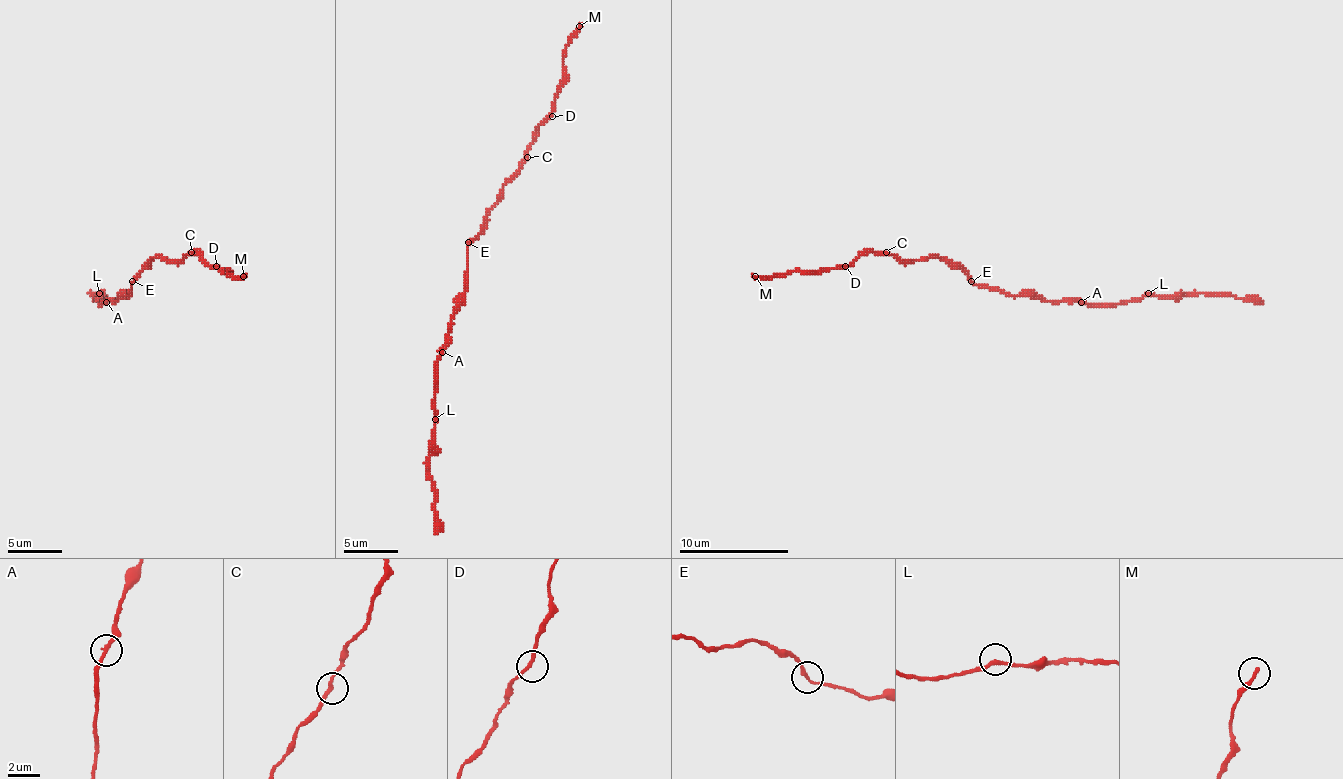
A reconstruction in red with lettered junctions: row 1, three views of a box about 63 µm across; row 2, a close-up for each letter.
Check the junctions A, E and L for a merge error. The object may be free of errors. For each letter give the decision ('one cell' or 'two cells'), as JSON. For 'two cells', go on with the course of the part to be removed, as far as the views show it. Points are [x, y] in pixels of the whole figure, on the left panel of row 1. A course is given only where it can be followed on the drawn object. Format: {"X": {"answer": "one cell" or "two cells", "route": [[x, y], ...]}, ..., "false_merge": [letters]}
{"A": {"answer": "one cell"}, "E": {"answer": "one cell"}, "L": {"answer": "one cell"}, "false_merge": []}

